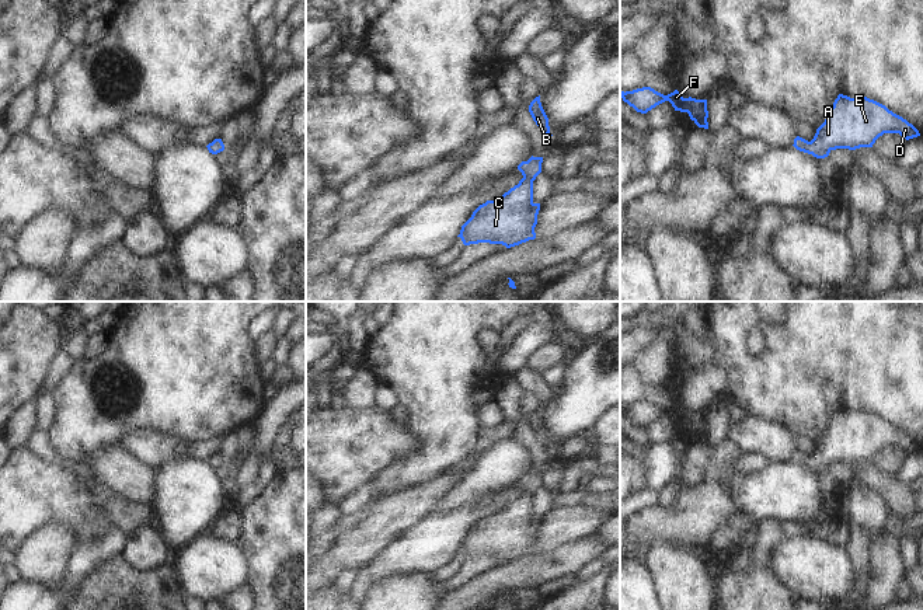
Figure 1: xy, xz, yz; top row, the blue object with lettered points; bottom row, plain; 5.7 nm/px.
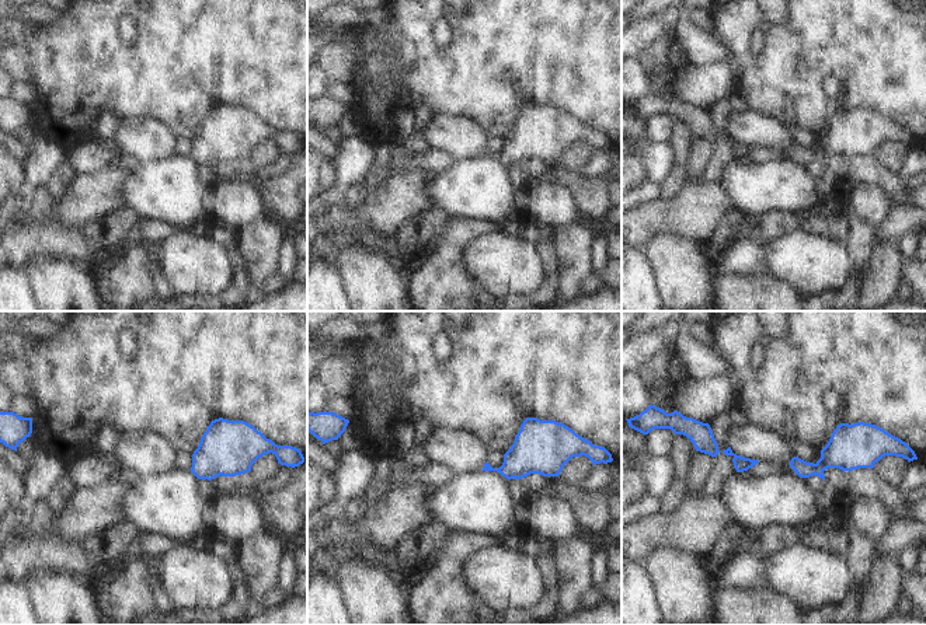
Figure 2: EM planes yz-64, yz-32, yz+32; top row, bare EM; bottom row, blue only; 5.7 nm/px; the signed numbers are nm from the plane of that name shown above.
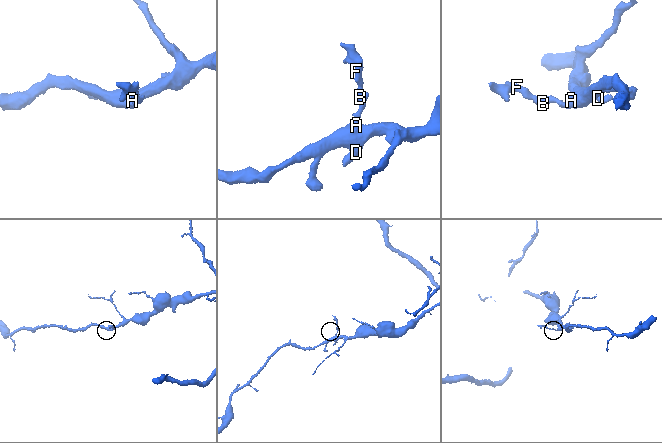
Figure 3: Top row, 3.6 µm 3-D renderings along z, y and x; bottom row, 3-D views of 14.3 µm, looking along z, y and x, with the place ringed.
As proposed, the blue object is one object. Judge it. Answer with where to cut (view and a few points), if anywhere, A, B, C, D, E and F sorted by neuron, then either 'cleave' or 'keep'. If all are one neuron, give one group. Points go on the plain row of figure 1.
cut none; groups A B C D E F; keep

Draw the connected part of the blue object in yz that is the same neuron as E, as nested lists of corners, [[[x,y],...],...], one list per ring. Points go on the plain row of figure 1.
[[[839,408],[825,436],[811,456],[797,450],[794,461],[825,473],[832,464],[873,461],[884,447],[899,447],[906,454],[920,450],[919,445],[885,419],[867,411]]]

